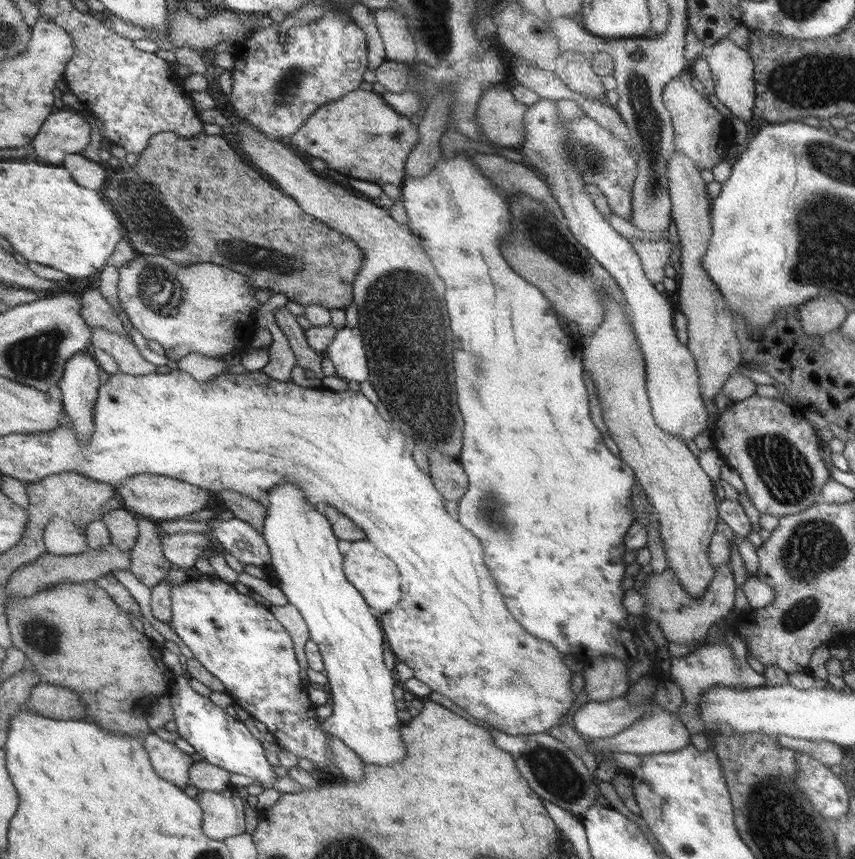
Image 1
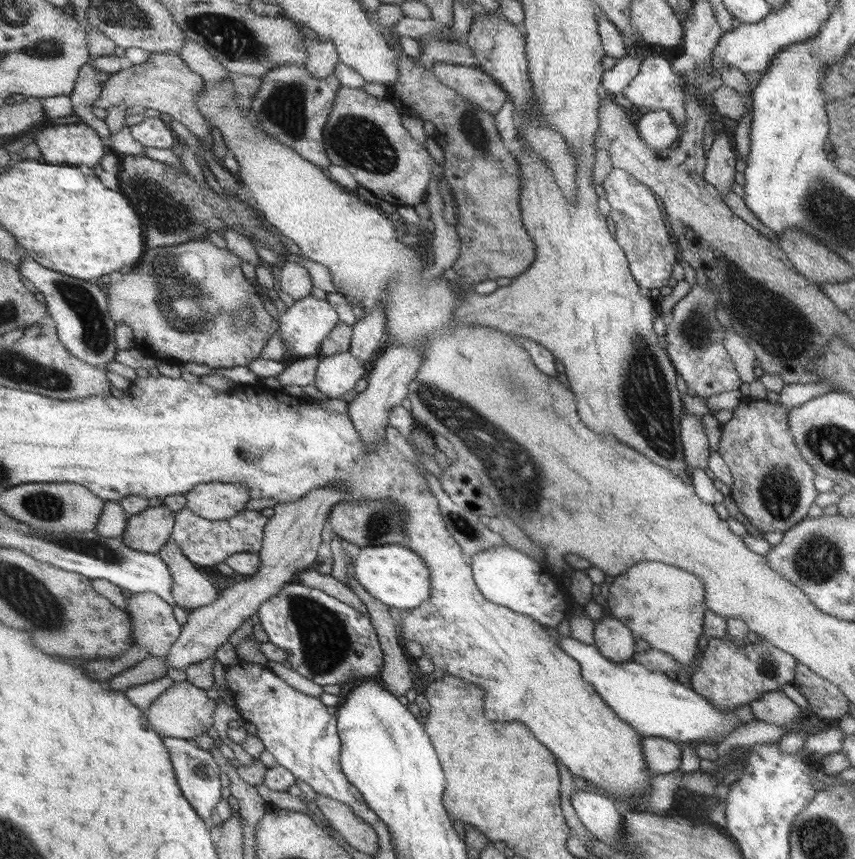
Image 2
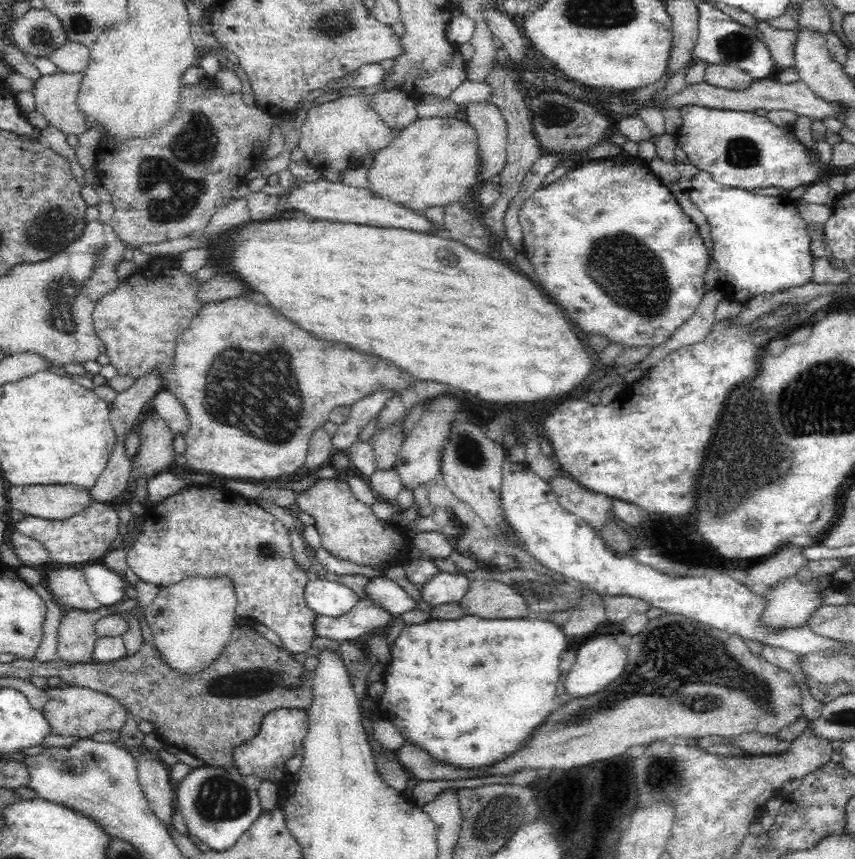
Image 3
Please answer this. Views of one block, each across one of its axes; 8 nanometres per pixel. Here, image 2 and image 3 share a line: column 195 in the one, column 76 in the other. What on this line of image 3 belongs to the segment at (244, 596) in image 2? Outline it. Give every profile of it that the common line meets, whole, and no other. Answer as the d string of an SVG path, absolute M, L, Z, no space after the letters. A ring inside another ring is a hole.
M126 598L112 606L102 606L100 610L64 609L58 632L60 658L70 663L92 661L93 648L98 638L96 622L115 613L130 612L136 604L136 599Z

